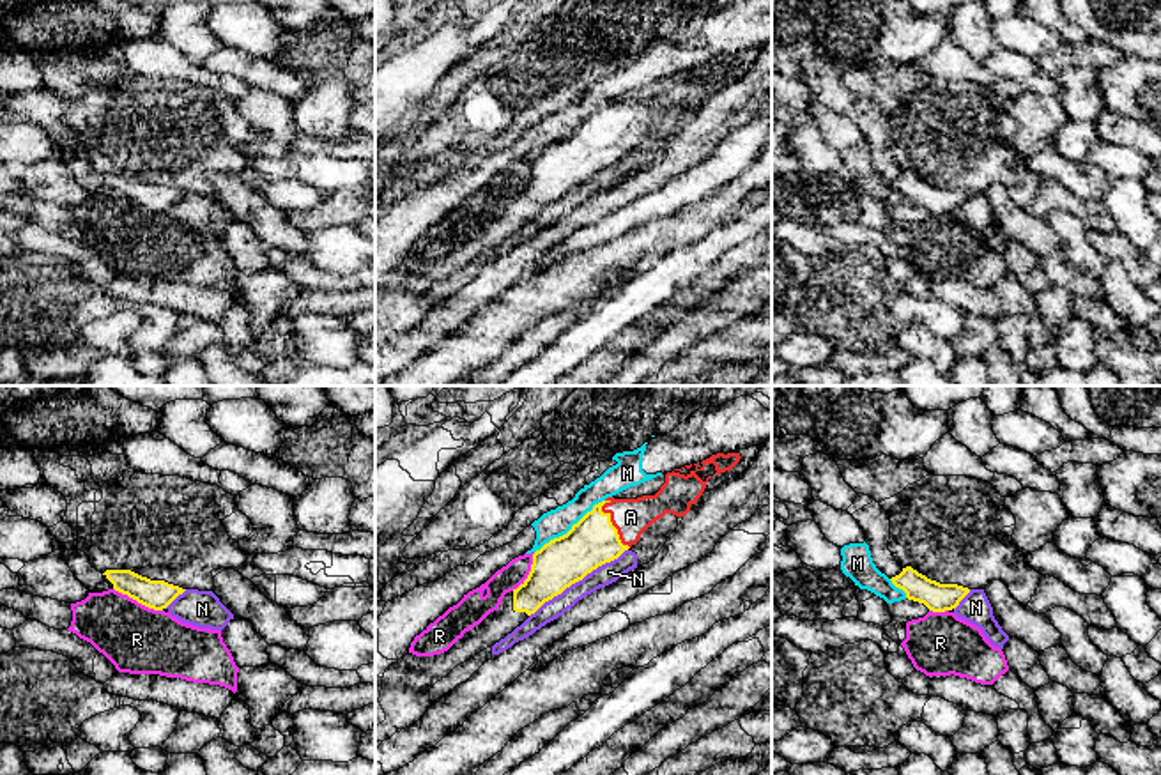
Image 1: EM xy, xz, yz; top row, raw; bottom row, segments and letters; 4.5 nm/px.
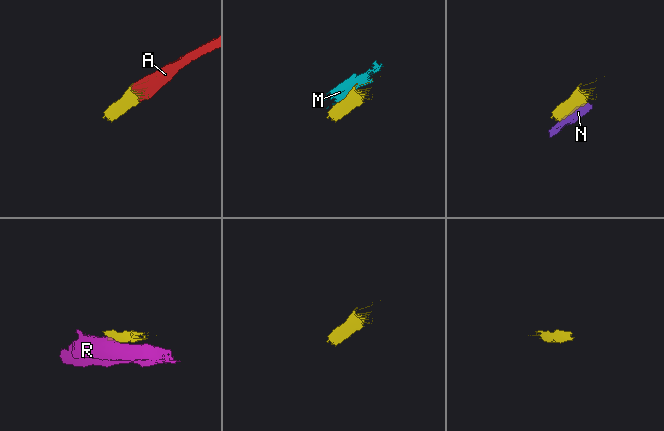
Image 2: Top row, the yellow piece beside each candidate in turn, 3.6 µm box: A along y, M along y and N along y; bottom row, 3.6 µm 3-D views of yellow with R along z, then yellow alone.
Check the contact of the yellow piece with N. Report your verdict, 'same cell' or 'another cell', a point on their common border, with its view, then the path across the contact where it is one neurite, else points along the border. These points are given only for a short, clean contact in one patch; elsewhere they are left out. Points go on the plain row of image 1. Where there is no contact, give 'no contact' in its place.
another cell; contact xz (577, 184)

